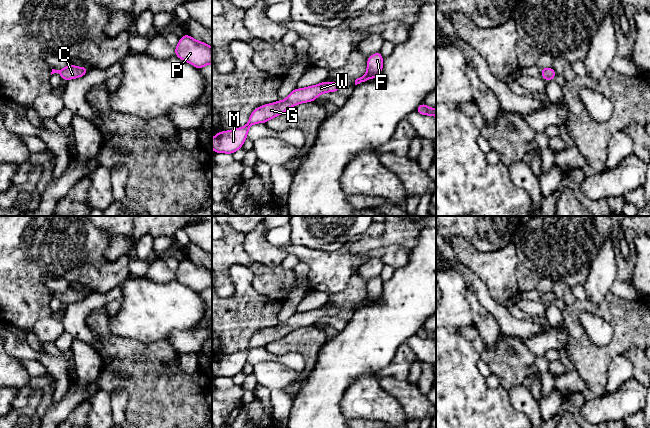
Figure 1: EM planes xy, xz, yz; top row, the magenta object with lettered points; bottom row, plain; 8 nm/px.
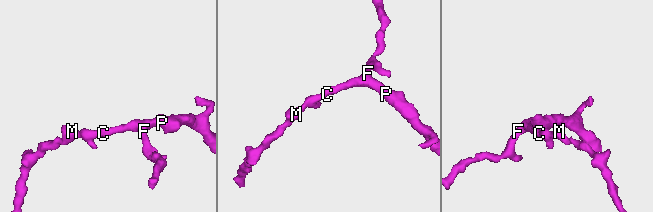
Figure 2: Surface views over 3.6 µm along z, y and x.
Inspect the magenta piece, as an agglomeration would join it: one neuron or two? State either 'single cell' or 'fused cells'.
single cell

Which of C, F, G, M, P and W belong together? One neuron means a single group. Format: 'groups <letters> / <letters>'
groups C F G M P W

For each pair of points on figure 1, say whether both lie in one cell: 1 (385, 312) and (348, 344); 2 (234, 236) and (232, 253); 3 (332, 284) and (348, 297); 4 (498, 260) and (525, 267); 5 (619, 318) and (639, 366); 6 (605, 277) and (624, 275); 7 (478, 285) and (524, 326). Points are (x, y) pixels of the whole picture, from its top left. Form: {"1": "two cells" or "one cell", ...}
{"1": "one cell", "2": "one cell", "3": "two cells", "4": "two cells", "5": "two cells", "6": "two cells", "7": "one cell"}

